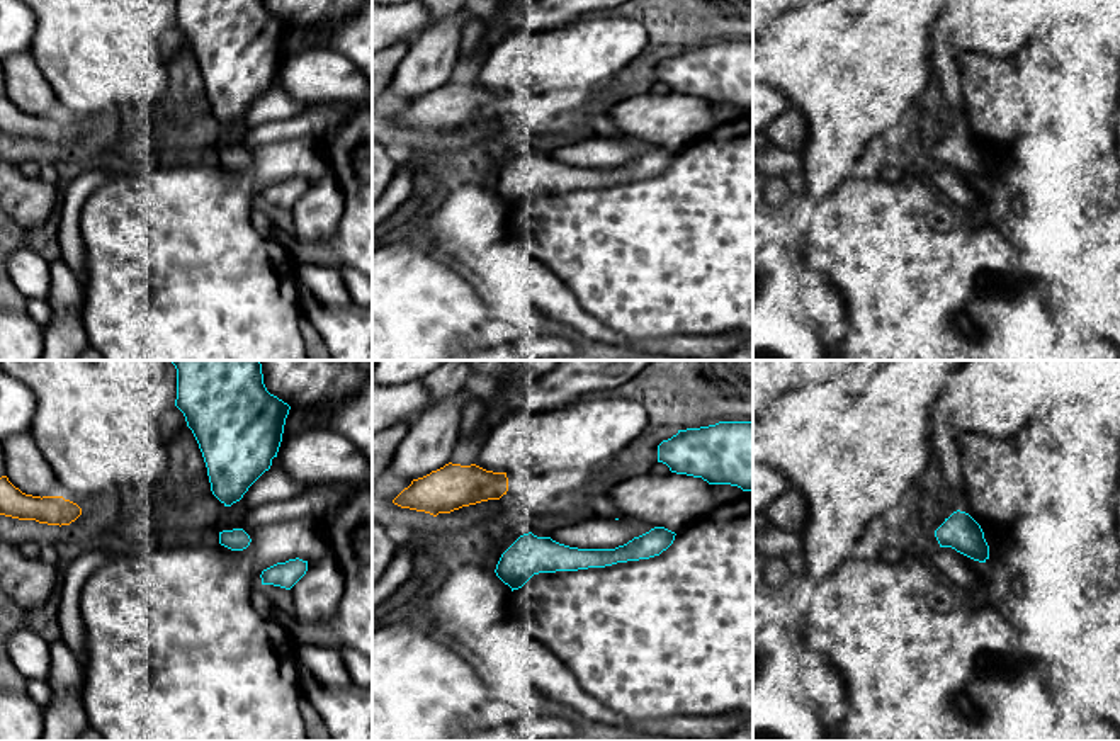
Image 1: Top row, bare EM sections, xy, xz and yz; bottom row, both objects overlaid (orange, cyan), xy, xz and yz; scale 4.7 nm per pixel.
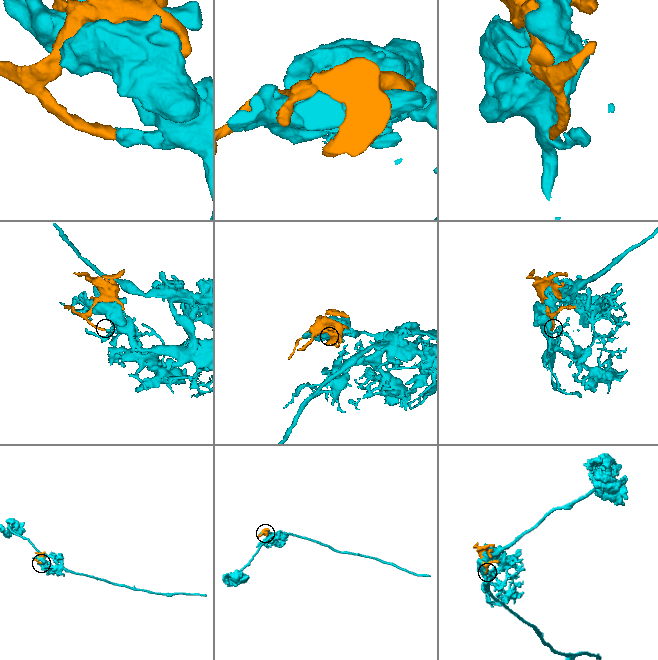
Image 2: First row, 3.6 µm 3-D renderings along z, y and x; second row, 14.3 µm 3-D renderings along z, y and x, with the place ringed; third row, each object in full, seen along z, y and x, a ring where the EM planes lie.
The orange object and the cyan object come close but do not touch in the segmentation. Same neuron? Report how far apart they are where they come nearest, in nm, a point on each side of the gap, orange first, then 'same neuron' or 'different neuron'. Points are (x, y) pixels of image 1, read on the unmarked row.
gap 200 nm; span xz (498, 118), (520, 155); different neuron

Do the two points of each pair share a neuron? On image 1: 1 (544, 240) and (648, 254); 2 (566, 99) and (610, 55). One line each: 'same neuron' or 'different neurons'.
1: same neuron
2: different neurons

